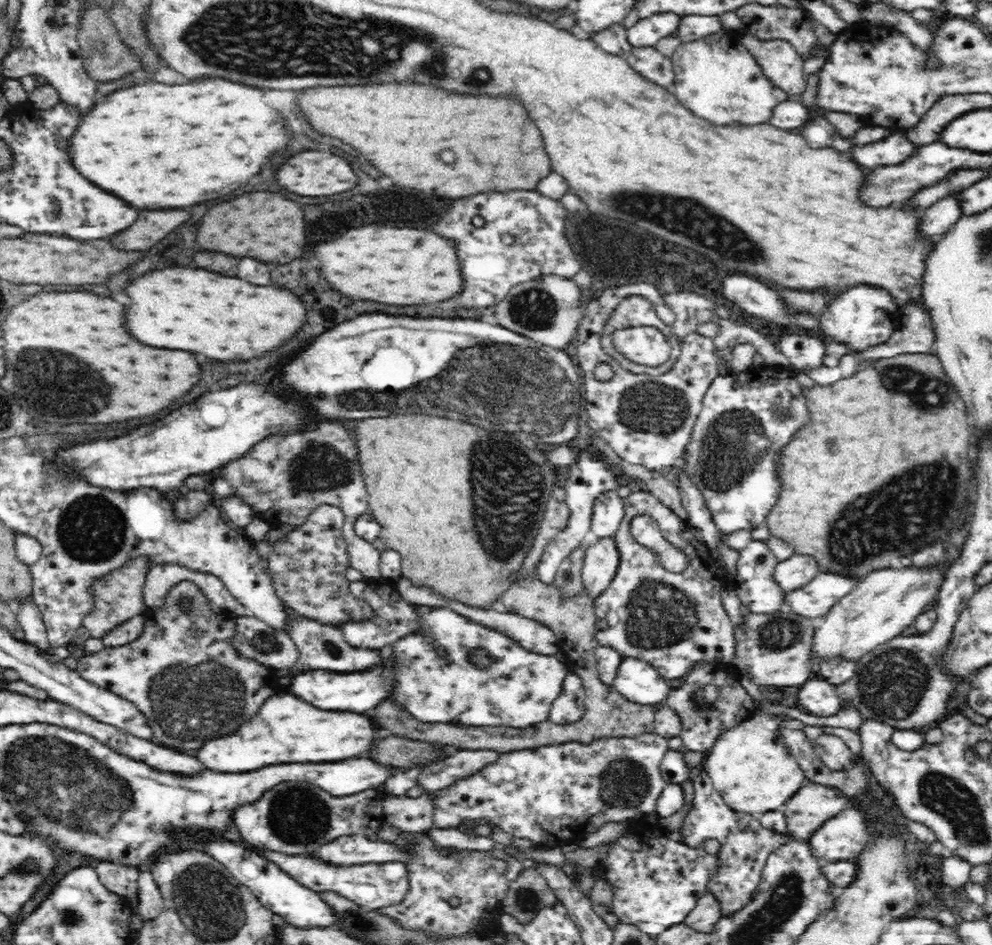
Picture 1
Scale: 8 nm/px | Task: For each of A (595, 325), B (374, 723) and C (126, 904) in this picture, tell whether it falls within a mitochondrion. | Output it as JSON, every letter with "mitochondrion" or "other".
{"A":"other","B":"other","C":"other"}

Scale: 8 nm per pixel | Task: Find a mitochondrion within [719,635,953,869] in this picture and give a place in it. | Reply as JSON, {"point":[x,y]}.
{"point":[893,684]}

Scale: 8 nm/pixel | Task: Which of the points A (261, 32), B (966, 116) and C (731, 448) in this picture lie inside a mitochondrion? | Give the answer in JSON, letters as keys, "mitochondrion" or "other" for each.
{"A":"mitochondrion","B":"other","C":"mitochondrion"}

